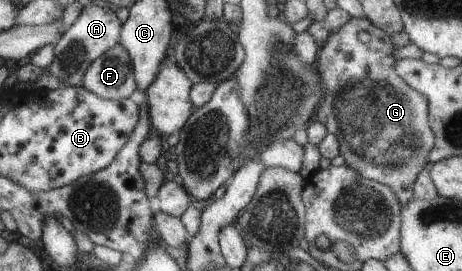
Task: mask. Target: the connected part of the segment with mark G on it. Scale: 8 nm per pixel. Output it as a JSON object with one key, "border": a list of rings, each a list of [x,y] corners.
{"border":[[[364,17],[350,18],[342,28],[332,31],[317,54],[316,67],[325,95],[312,118],[338,139],[339,155],[344,158],[347,167],[359,177],[390,187],[402,205],[414,198],[414,179],[420,170],[428,168],[425,158],[434,143],[433,133],[427,125],[426,99],[393,71],[393,50],[389,36]]]}

